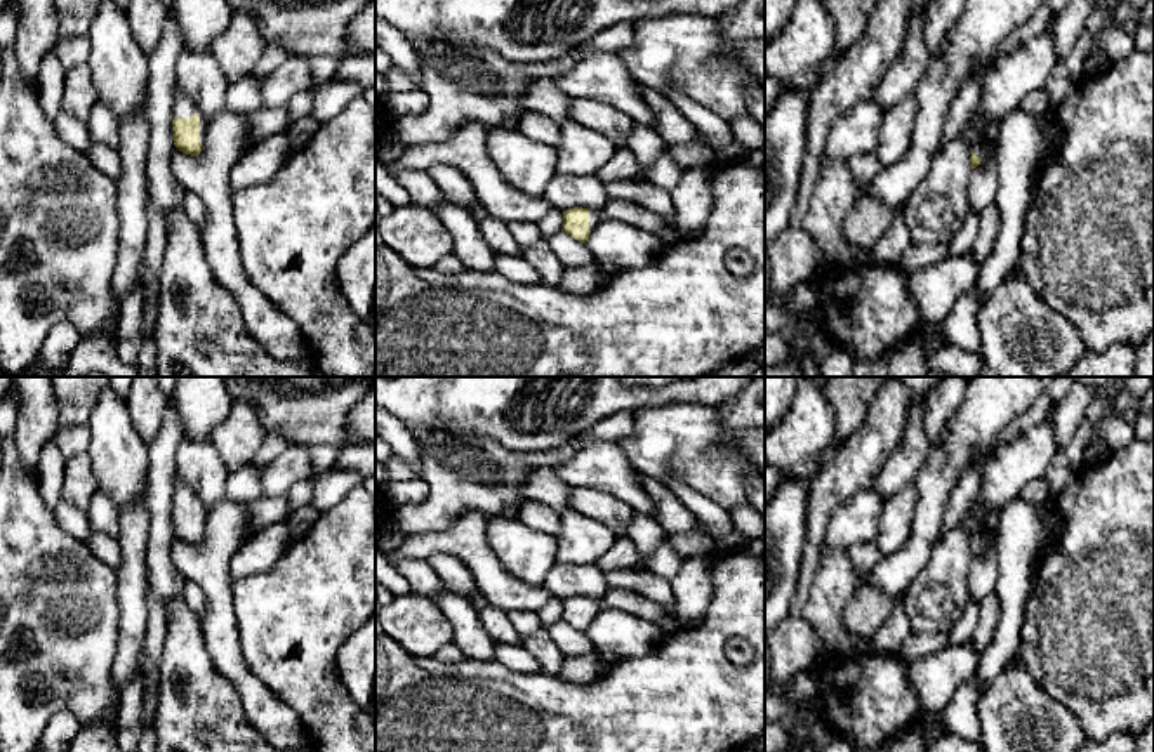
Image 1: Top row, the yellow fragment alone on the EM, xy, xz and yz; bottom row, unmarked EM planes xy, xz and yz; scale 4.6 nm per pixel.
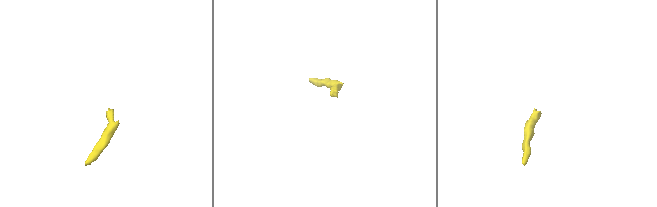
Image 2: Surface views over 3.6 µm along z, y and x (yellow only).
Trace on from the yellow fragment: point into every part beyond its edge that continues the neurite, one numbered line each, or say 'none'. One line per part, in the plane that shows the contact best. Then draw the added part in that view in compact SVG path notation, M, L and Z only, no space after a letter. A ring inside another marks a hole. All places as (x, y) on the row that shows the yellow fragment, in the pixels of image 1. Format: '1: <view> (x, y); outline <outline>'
1: xy (183, 106); outline M177 90L177 97L174 101L174 108L172 113L176 118L189 118L193 115L200 115L200 142L202 142L202 149L203 149L203 142L205 142L205 129L207 129L207 120L202 115L202 111L198 109L198 106L195 104L193 99L184 97L179 90Z

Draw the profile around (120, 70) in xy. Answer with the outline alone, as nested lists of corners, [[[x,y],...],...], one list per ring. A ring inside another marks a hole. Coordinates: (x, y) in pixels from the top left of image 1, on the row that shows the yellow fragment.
[[[104,0],[87,33],[87,66],[97,99],[125,122],[148,96],[149,61],[132,36],[123,9]]]

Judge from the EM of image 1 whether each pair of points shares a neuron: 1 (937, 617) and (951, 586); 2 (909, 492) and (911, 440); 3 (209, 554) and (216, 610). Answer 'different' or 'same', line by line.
1: same
2: different
3: same

